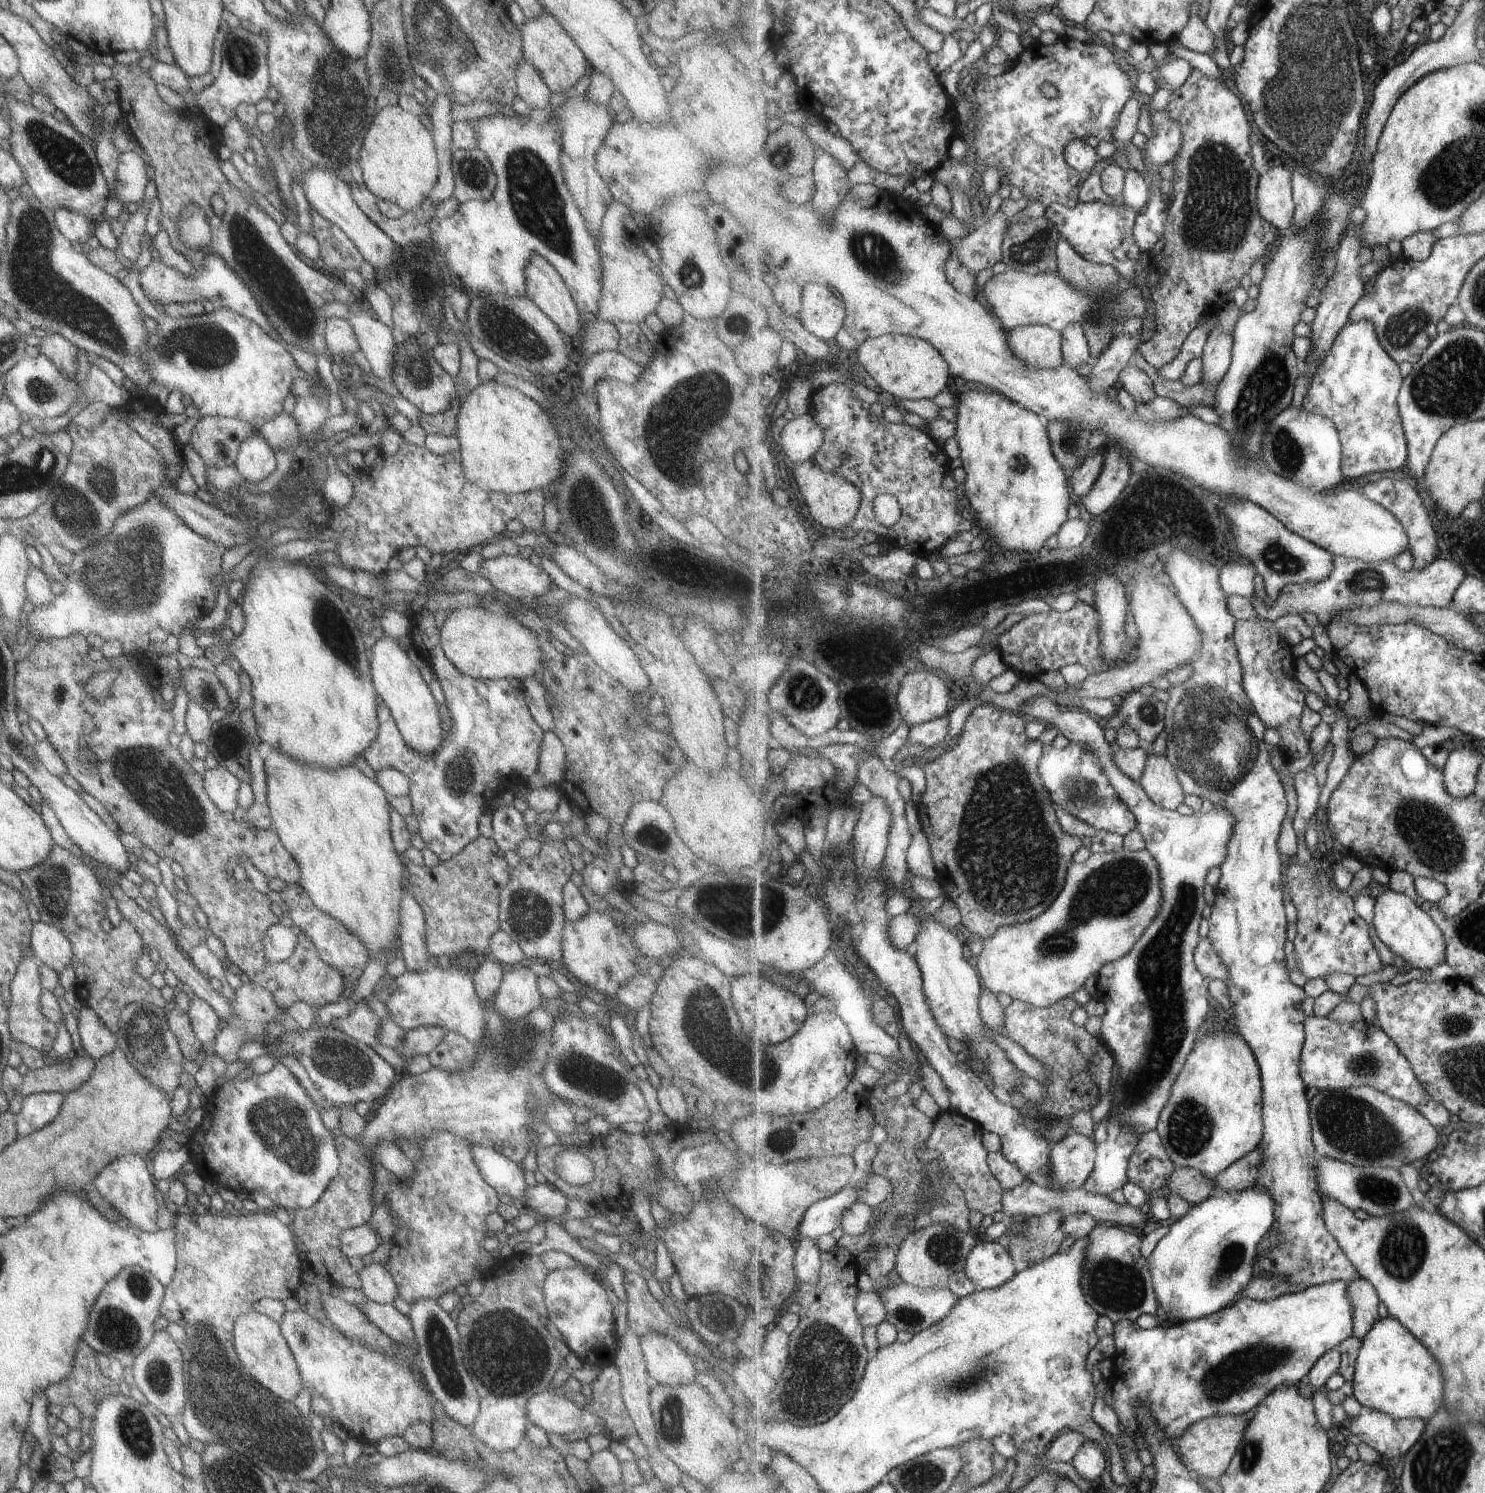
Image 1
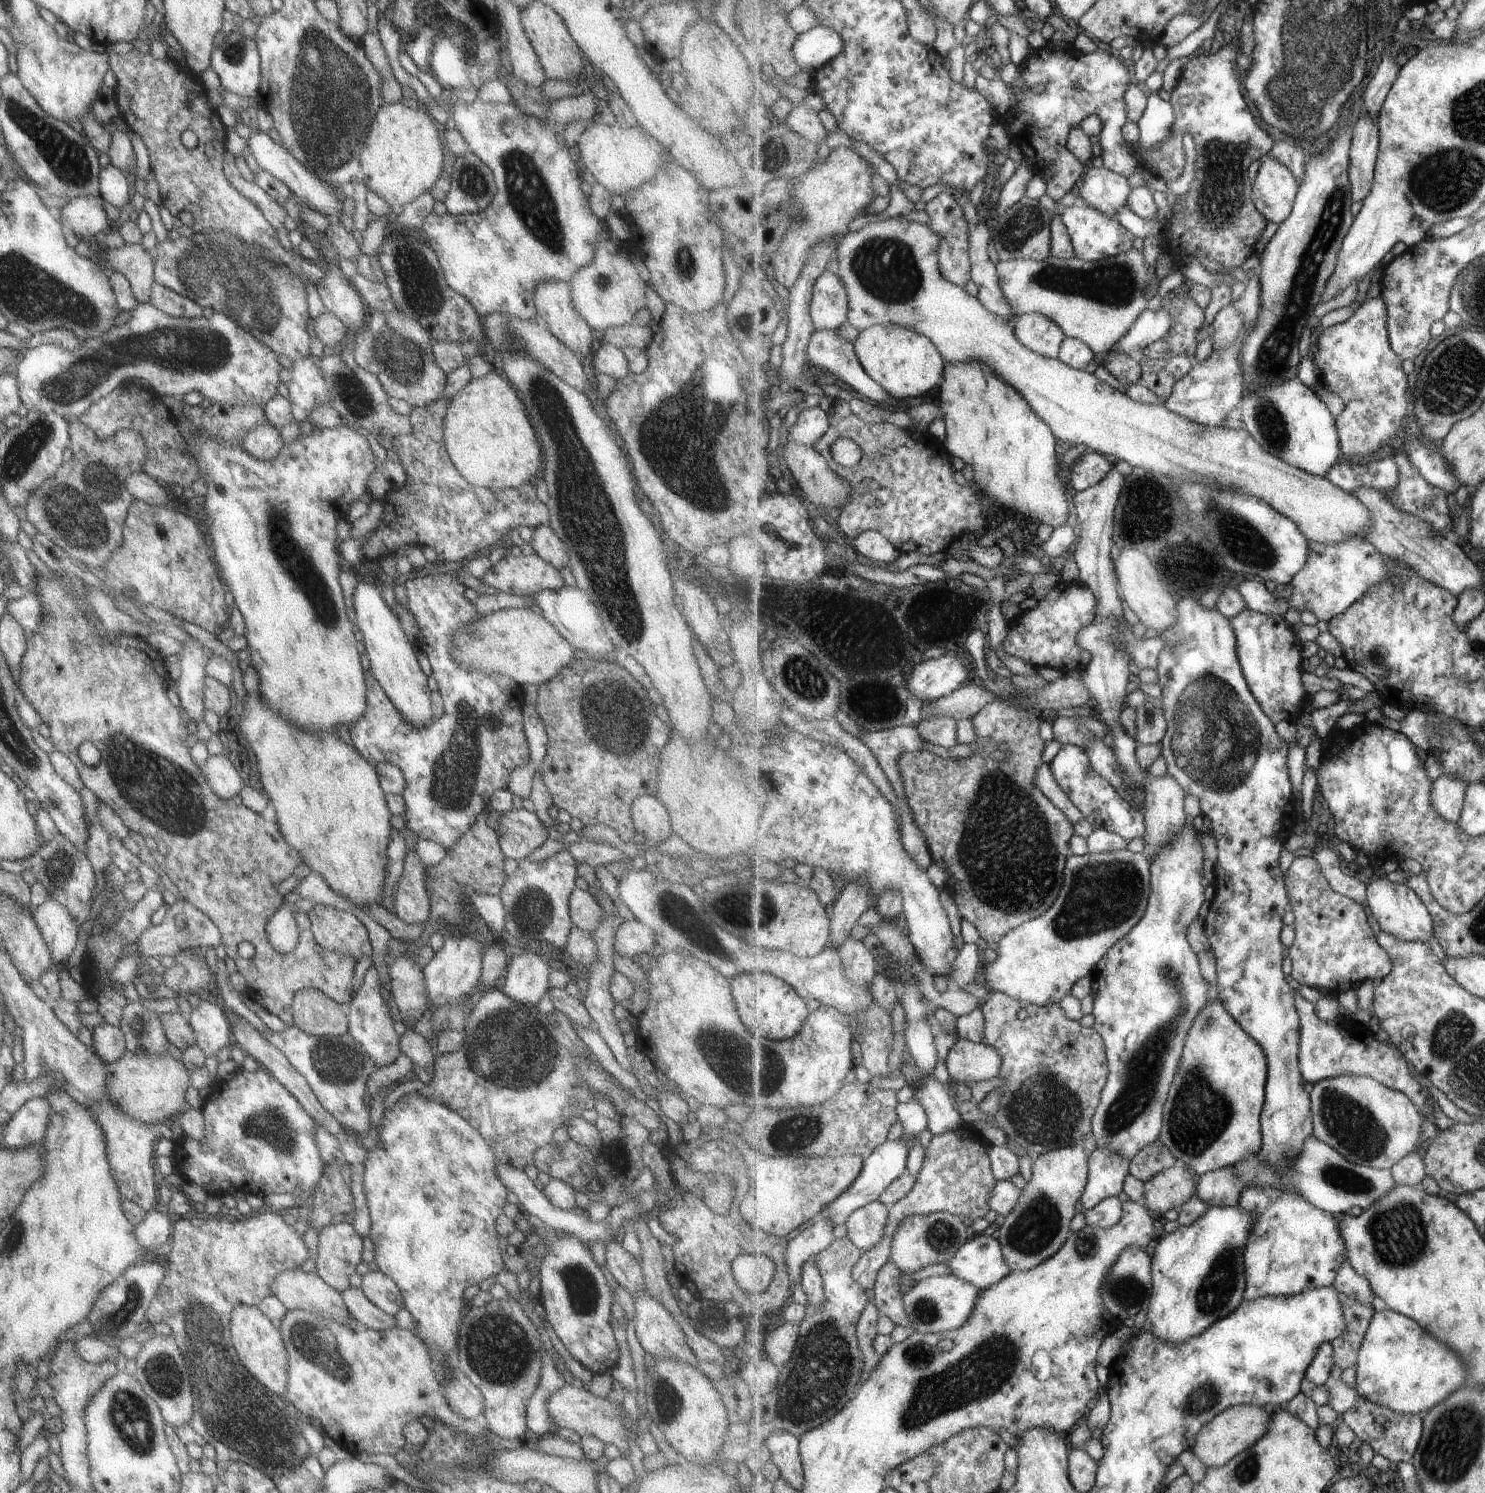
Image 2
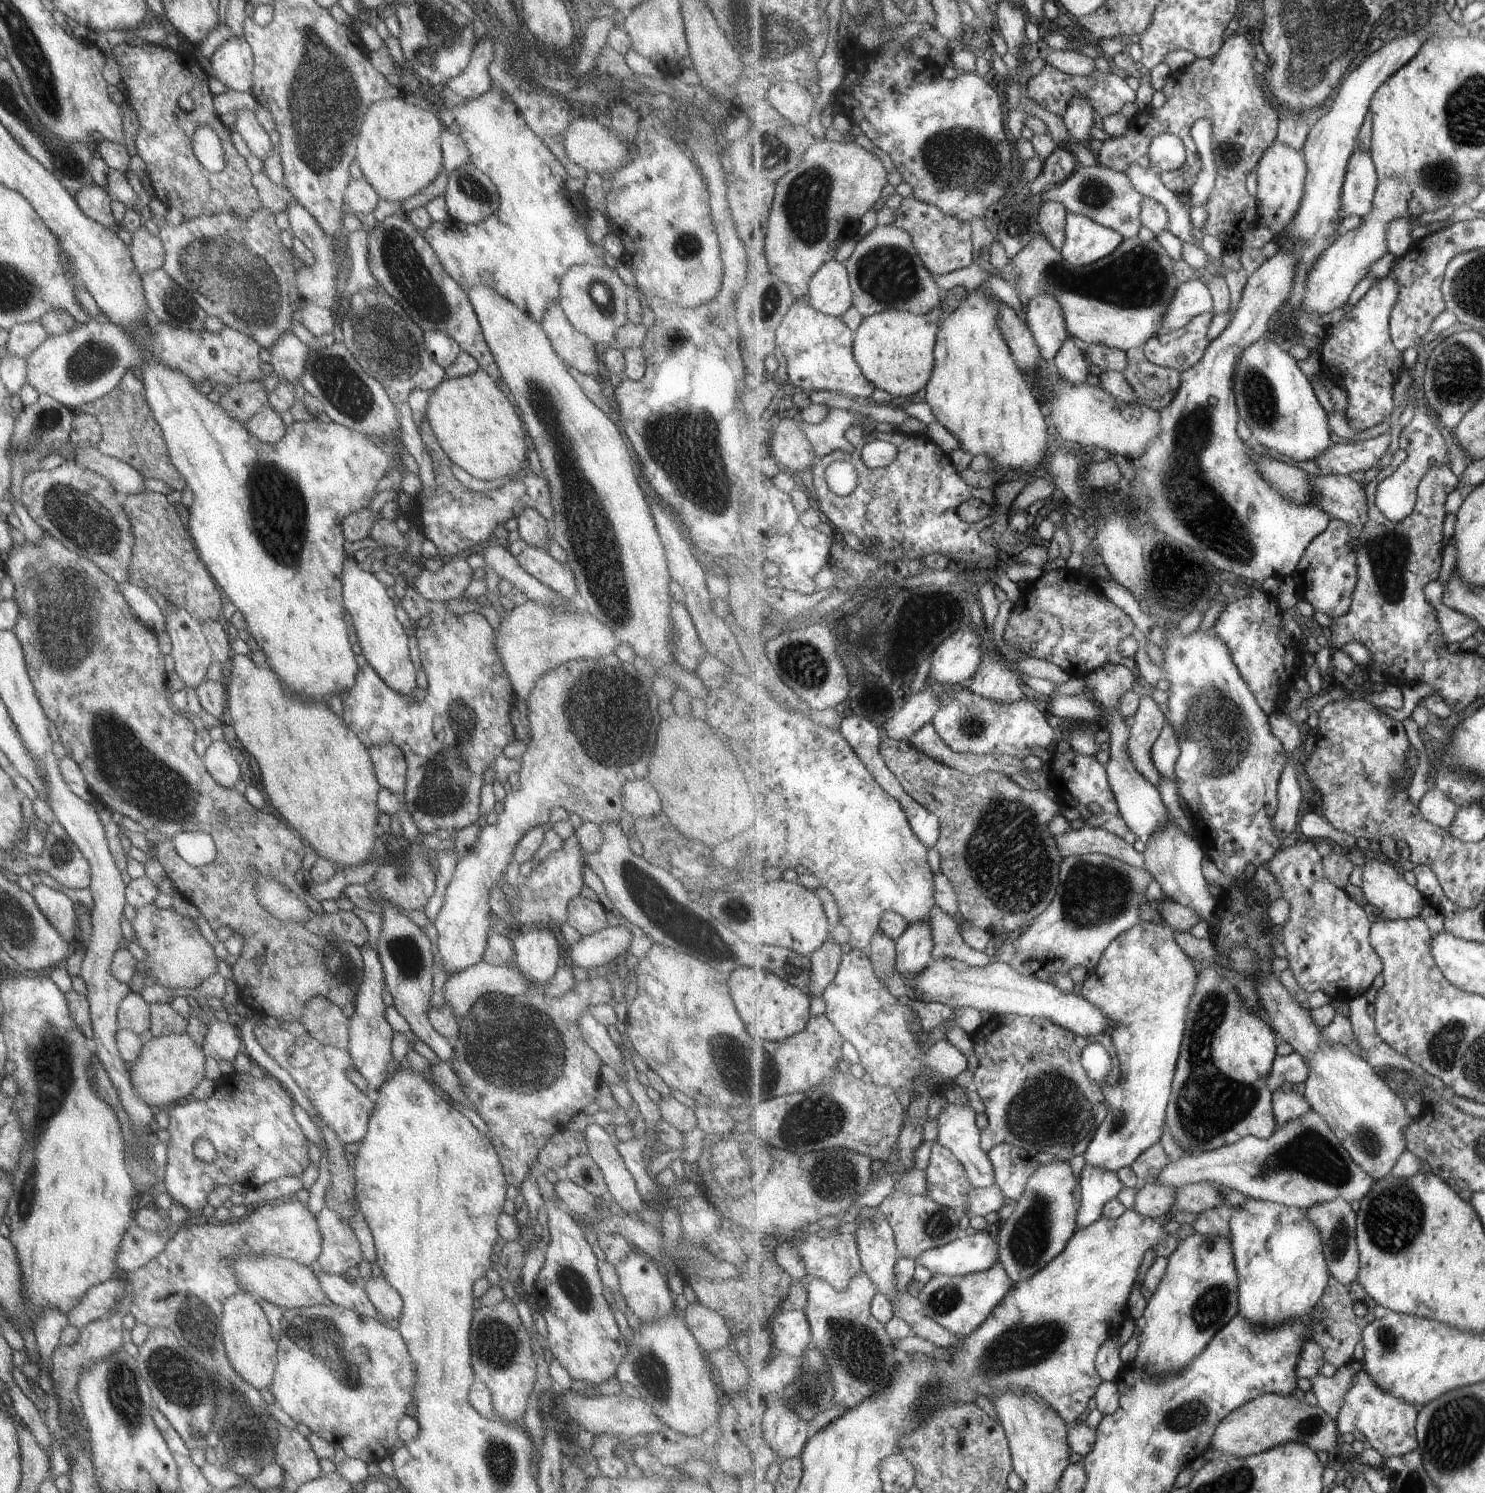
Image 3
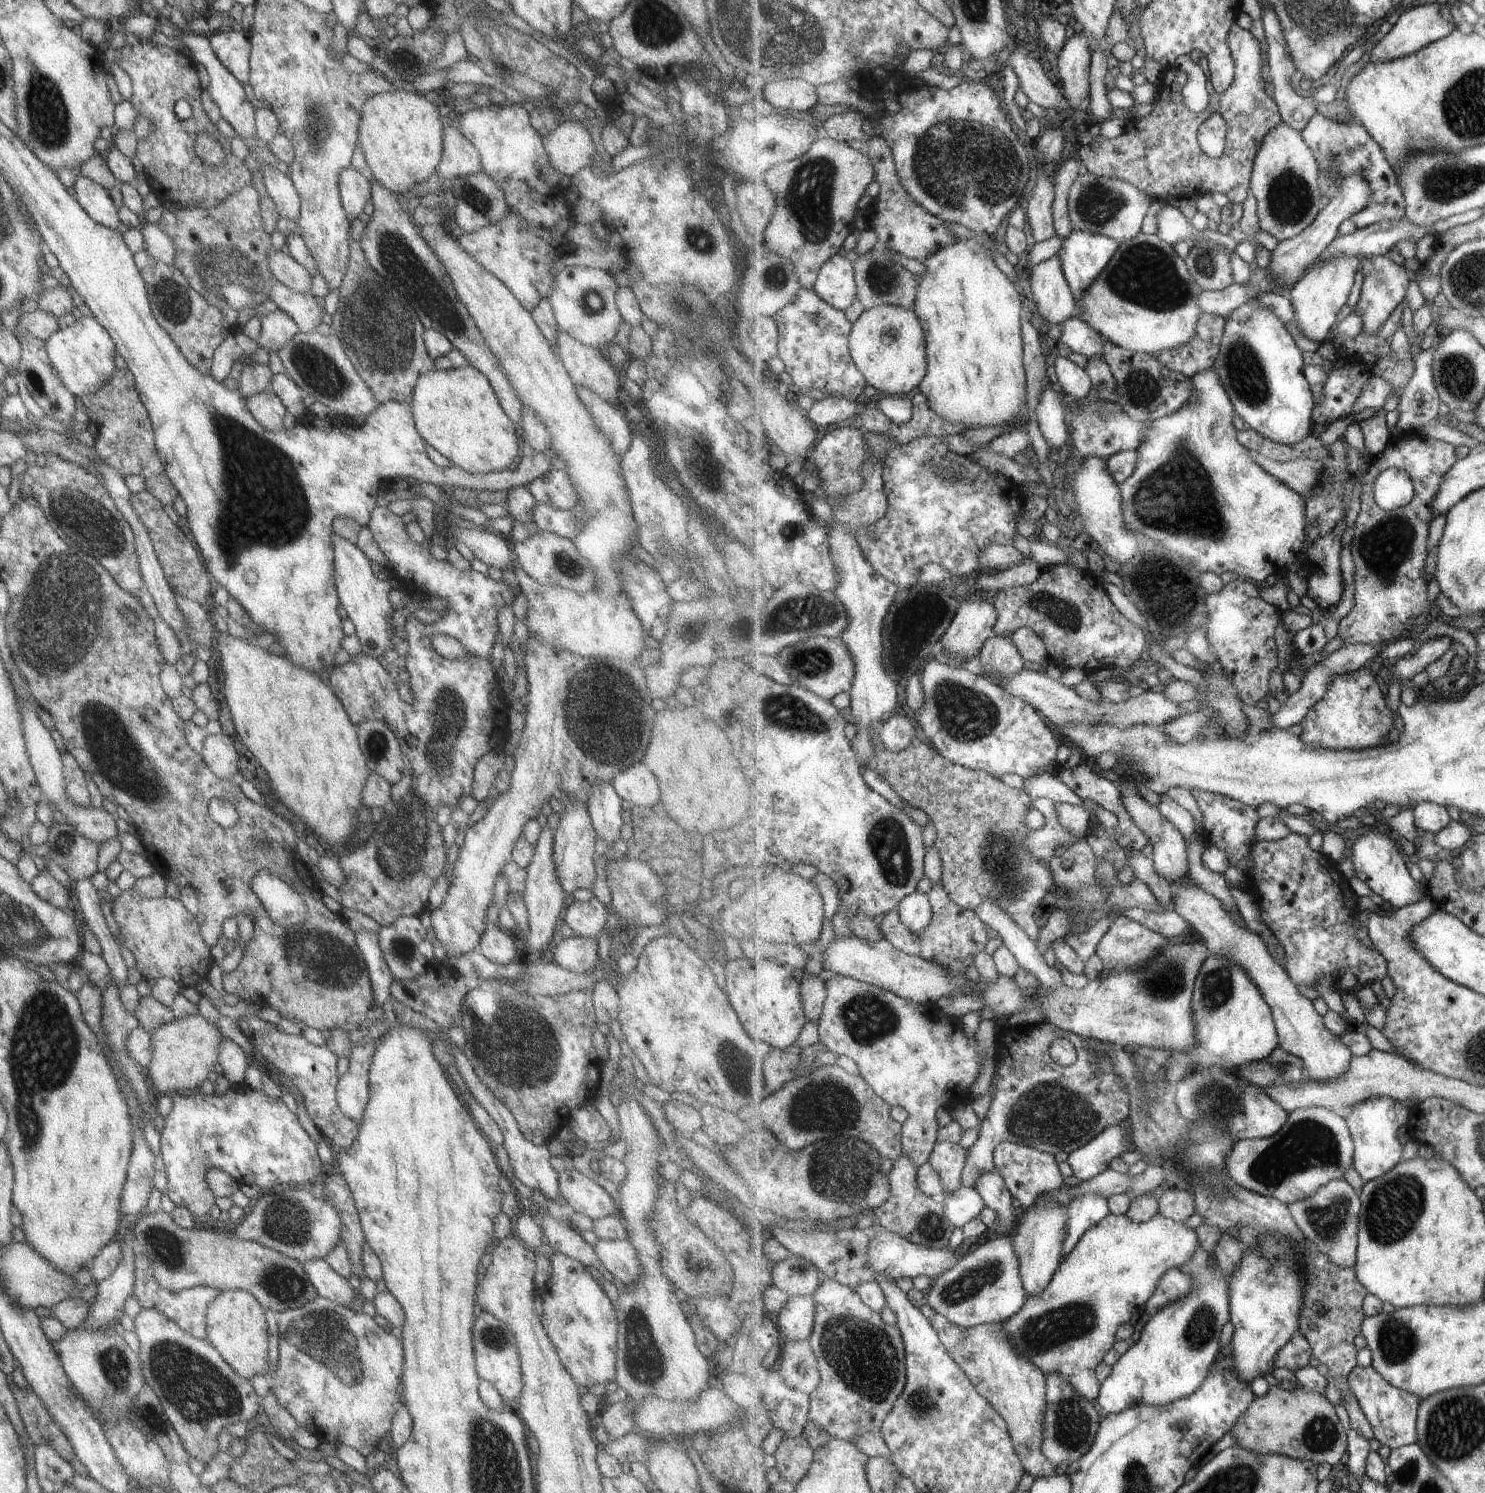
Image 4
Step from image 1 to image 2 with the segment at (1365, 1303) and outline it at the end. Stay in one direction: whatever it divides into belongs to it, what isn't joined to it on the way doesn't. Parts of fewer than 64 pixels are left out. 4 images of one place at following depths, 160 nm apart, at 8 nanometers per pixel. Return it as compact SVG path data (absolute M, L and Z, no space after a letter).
M1344 1258L1344 1262L1337 1271L1336 1282L1333 1286L1343 1295L1354 1298L1363 1305L1373 1304L1375 1297L1371 1283L1366 1276L1359 1274L1351 1264Z

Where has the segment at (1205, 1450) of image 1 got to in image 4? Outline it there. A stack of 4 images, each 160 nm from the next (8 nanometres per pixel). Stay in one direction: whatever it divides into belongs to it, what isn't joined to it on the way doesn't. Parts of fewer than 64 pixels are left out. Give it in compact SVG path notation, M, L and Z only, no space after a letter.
M1278 1385L1268 1389L1267 1394L1257 1397L1248 1410L1240 1416L1233 1427L1232 1436L1239 1447L1262 1455L1287 1455L1298 1459L1309 1459L1315 1464L1339 1464L1348 1452L1348 1431L1341 1424L1335 1406L1326 1396L1317 1394L1304 1388L1284 1390Z

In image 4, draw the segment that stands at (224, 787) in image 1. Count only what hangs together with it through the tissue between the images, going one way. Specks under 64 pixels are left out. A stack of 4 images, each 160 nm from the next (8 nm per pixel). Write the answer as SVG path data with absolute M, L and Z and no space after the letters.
M217 733L207 734L201 744L200 757L207 768L220 779L233 778L238 772L238 753L233 747L233 738Z

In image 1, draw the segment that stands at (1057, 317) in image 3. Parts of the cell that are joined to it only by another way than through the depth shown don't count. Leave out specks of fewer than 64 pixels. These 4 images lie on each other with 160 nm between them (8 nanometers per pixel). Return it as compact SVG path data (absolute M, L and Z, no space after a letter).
M1027 325L1007 334L1008 346L1029 365L1054 369L1064 364L1064 336L1061 331L1047 325Z

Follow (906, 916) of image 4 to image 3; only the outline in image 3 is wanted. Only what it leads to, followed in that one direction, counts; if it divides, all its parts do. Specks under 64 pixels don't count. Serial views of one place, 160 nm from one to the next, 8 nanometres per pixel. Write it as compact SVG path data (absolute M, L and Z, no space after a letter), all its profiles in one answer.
M929 923L906 924L904 934L895 941L899 972L917 977L931 964L935 941Z

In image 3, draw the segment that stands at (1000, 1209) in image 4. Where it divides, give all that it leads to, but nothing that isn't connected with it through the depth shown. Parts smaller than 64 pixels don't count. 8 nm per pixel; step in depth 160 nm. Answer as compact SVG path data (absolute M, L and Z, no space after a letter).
M949 1103L935 1118L938 1127L937 1142L949 1147L956 1154L976 1188L990 1187L996 1183L996 1176L993 1163L982 1145L982 1130L979 1130L975 1122L977 1113L971 1105L960 1106Z

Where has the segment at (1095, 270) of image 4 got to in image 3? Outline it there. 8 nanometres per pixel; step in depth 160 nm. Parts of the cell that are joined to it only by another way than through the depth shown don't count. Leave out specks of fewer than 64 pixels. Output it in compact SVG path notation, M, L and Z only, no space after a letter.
M1068 212L1066 241L1060 251L1065 260L1079 268L1109 256L1124 240L1117 229L1098 223L1089 214Z

